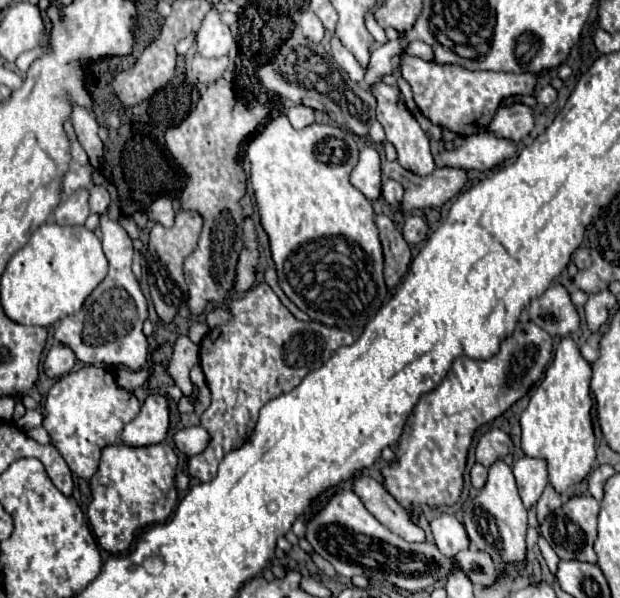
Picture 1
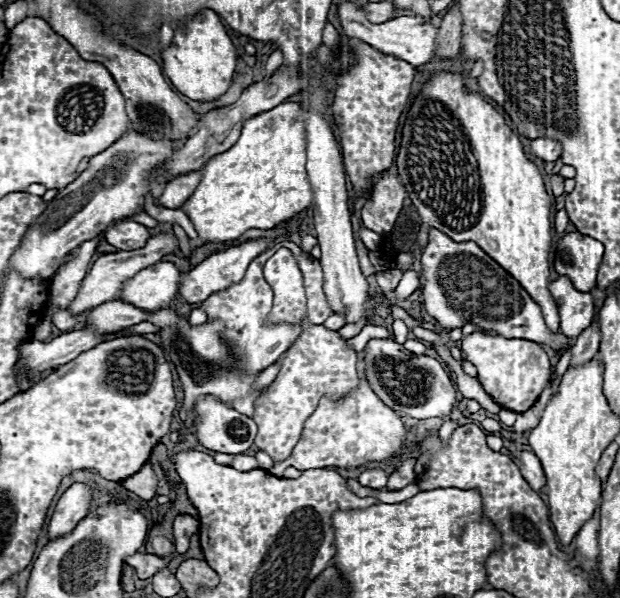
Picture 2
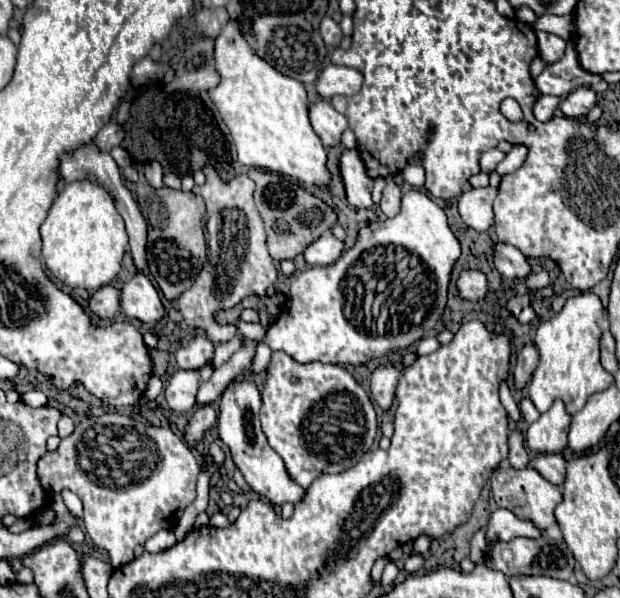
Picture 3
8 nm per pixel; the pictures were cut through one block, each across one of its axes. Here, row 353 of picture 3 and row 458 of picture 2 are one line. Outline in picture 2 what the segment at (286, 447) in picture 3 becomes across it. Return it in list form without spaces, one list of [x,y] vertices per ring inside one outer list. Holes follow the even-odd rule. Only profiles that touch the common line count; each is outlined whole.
[[[306,326],[284,354],[280,374],[272,382],[268,394],[256,400],[254,422],[258,424],[258,436],[254,444],[274,460],[288,458],[302,436],[304,422],[316,410],[320,398],[328,396],[338,400],[356,386],[356,352],[346,346],[346,340],[342,340],[338,332],[330,332],[324,326]]]

